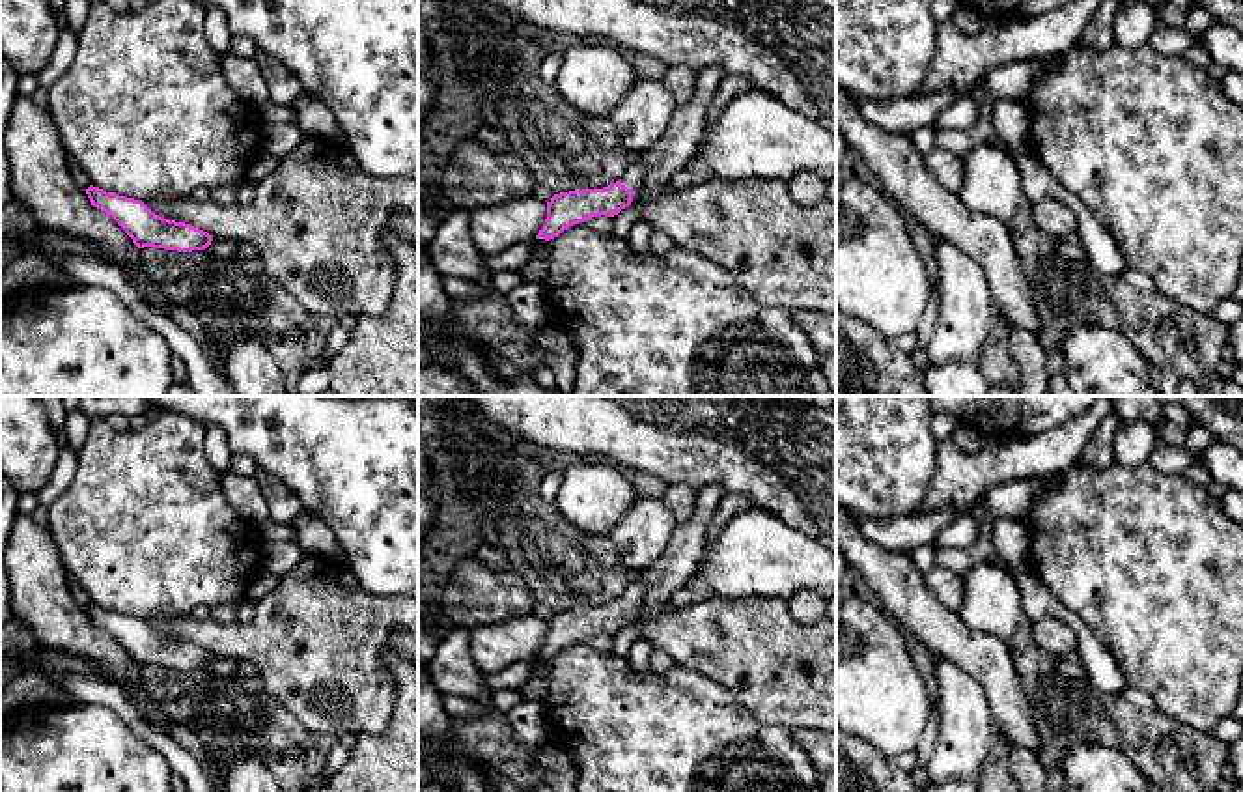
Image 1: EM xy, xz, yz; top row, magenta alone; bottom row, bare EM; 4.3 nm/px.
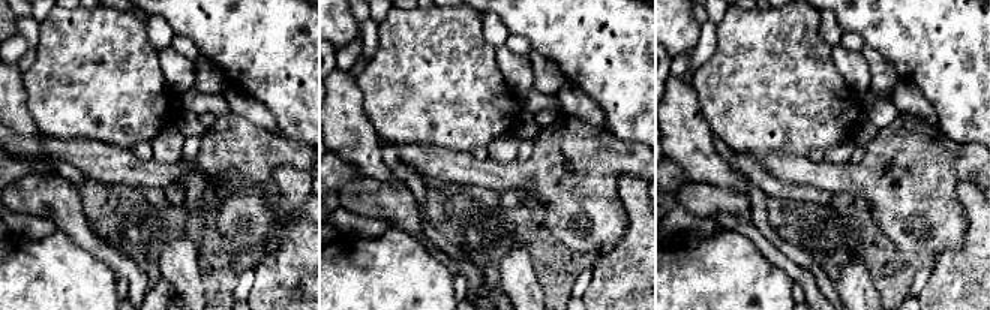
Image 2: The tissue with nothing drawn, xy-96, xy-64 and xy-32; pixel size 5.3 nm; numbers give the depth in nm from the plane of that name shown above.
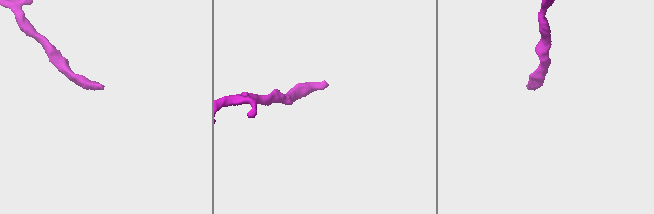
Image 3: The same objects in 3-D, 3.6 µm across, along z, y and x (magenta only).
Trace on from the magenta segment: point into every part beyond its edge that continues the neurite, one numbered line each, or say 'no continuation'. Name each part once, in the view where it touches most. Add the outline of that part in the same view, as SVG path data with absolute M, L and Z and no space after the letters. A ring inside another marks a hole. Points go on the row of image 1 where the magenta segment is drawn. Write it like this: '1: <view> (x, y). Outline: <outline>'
1: xz (633, 178). Outline: M638 155L629 170L622 176L622 181L635 194L644 187L646 161Z

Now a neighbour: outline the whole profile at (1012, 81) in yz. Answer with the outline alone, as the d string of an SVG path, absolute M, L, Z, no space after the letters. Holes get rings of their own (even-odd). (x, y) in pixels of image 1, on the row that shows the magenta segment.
M1015 60L1002 64L982 77L991 101L1019 101L1038 82L1043 60Z

